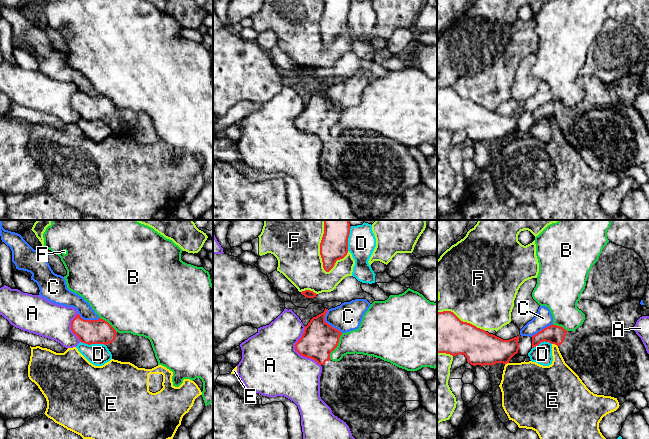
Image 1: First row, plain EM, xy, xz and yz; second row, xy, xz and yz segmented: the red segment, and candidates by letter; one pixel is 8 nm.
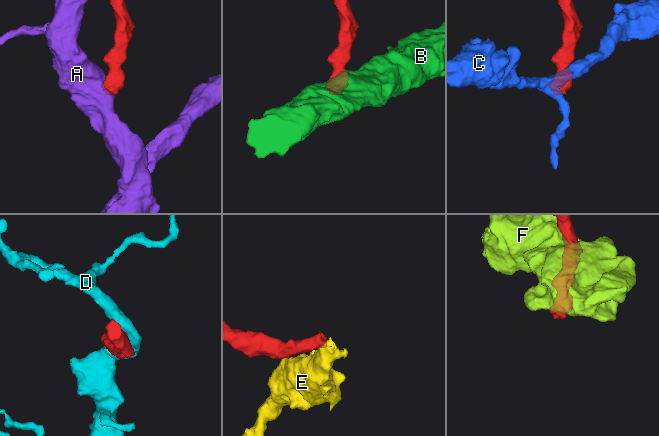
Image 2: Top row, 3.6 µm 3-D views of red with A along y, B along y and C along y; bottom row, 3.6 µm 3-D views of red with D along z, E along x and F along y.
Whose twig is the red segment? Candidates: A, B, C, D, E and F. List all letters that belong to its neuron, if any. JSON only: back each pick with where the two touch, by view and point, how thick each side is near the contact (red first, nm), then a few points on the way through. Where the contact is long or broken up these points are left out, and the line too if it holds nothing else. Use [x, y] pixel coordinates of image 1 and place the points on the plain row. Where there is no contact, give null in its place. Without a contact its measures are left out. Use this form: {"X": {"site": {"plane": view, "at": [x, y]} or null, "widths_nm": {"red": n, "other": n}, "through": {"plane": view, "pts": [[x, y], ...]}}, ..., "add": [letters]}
{"add": []}

